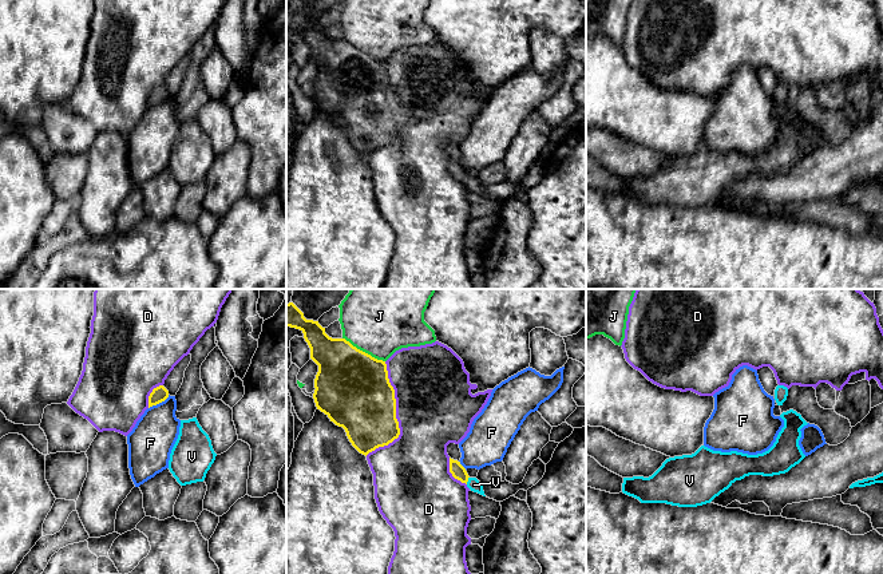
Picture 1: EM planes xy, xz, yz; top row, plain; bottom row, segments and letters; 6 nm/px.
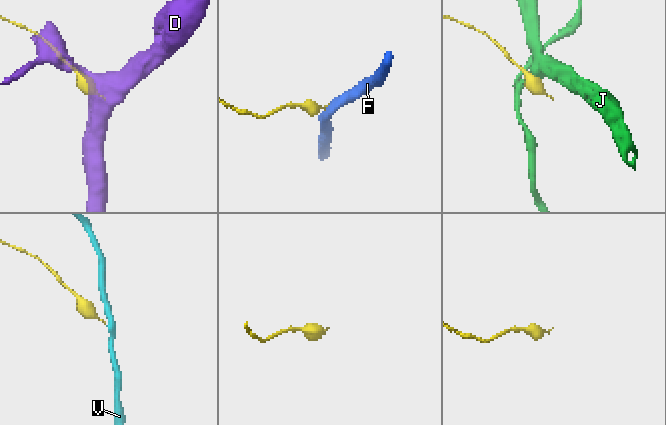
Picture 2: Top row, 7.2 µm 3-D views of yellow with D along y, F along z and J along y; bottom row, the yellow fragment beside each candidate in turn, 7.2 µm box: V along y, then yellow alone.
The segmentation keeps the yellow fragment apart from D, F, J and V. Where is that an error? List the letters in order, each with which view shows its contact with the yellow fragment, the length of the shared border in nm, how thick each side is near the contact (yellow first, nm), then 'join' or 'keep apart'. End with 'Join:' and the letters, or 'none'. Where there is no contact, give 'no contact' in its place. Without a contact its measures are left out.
D: xz | 600 nm | 400/460 nm | keep apart
F: xy | 150 nm | 90/260 nm | keep apart
J: xz | 300 nm | 440/340 nm | keep apart
V: xz | 50 nm | 90/80 nm | join
Join: V

